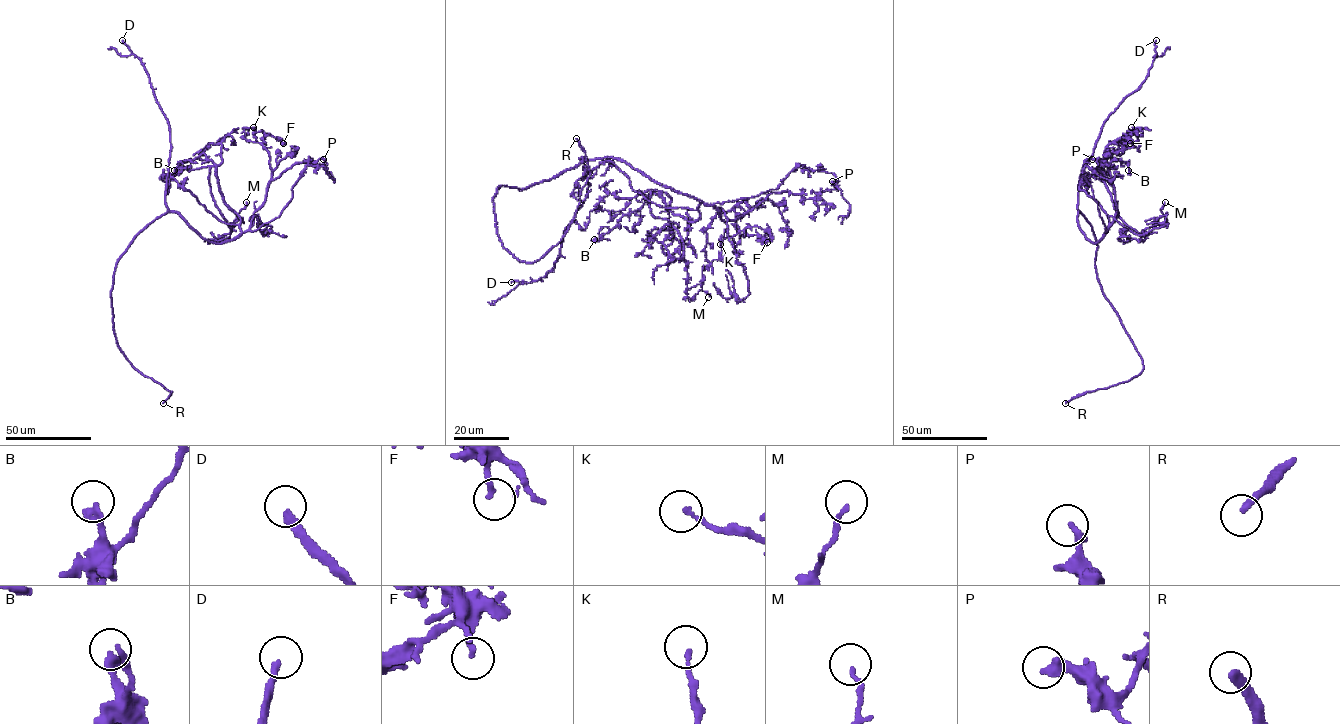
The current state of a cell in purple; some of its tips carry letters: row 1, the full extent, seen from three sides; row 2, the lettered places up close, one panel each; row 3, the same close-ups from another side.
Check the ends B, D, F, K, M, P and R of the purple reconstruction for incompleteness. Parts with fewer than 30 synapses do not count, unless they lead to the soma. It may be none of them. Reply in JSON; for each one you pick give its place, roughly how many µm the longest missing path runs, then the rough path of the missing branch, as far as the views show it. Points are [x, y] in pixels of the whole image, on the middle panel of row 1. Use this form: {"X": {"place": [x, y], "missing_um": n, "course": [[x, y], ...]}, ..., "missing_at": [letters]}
{"D": {"place": [511, 282], "missing_um": 30, "course": [[511, 282], [453, 285]]}, "R": {"place": [576, 138], "missing_um": 30, "course": [[576, 138], [567, 125], [568, 111], [560, 98], [553, 94]]}, "missing_at": ["D", "R"]}

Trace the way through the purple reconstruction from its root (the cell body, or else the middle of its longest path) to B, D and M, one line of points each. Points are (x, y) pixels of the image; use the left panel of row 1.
B: (177, 213), (211, 242), (222, 243), (241, 233), (240, 217), (225, 203), (211, 160), (202, 154), (174, 170)
D: (177, 213), (168, 210), (165, 200), (171, 152), (168, 121), (156, 99), (143, 63), (122, 40)
M: (177, 213), (211, 242), (241, 233), (240, 217), (225, 203), (212, 166), (211, 192), (230, 232), (246, 202)

